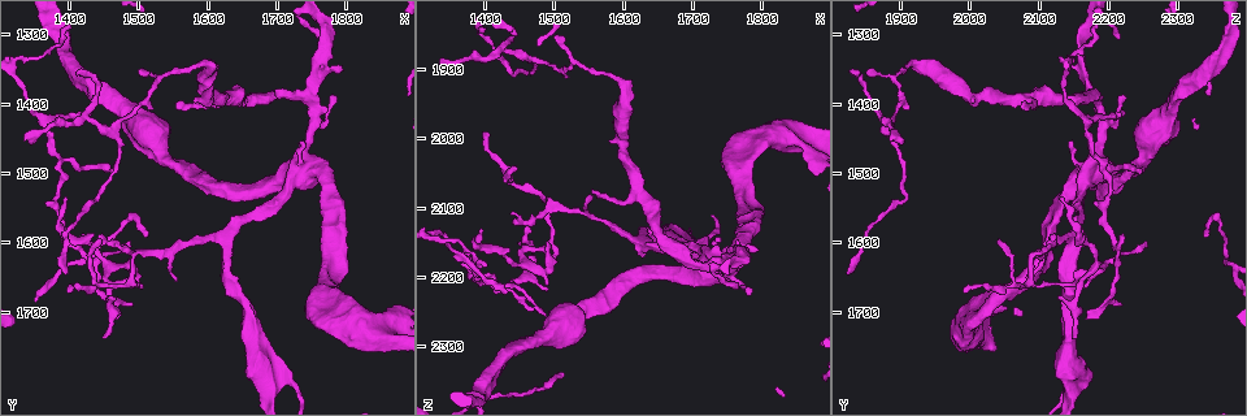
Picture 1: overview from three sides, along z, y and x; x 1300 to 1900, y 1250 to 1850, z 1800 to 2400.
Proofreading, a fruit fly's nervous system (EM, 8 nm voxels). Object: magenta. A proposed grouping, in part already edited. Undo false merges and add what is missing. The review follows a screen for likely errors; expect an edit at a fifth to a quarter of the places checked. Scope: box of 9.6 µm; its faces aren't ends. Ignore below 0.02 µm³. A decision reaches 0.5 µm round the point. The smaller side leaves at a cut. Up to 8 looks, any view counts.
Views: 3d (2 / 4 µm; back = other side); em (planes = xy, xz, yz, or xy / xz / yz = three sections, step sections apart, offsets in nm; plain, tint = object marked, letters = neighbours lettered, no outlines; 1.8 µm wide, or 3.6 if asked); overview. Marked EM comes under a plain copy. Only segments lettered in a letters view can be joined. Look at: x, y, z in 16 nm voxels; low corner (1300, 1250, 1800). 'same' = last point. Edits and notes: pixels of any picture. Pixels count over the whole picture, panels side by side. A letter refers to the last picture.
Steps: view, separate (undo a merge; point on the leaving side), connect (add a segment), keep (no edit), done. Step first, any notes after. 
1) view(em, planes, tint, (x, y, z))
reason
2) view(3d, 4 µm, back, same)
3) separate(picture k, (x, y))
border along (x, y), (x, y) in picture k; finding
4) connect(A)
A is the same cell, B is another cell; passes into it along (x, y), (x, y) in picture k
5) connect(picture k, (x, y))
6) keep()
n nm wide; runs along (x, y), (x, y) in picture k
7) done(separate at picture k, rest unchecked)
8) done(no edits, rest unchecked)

view(em, planes, letters, (1400, 1665, 1985))
tapers out

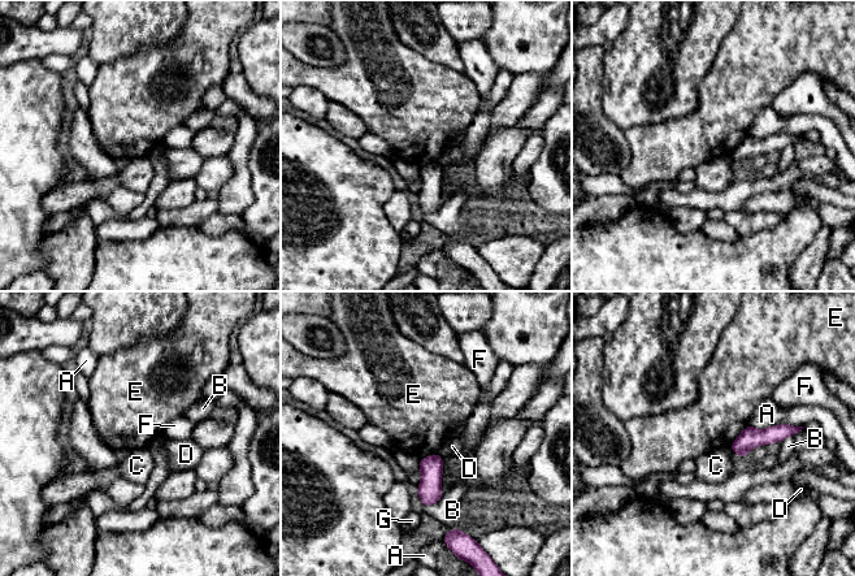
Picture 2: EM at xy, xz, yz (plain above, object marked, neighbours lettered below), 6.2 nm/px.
keep()
A, B, C, D, E, F and G are other cells; border along (749, 424), (729, 446) in picture 2; none of them fits

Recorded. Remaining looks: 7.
view(em, planes, tint, (1500, 1355, 1850))
thin end

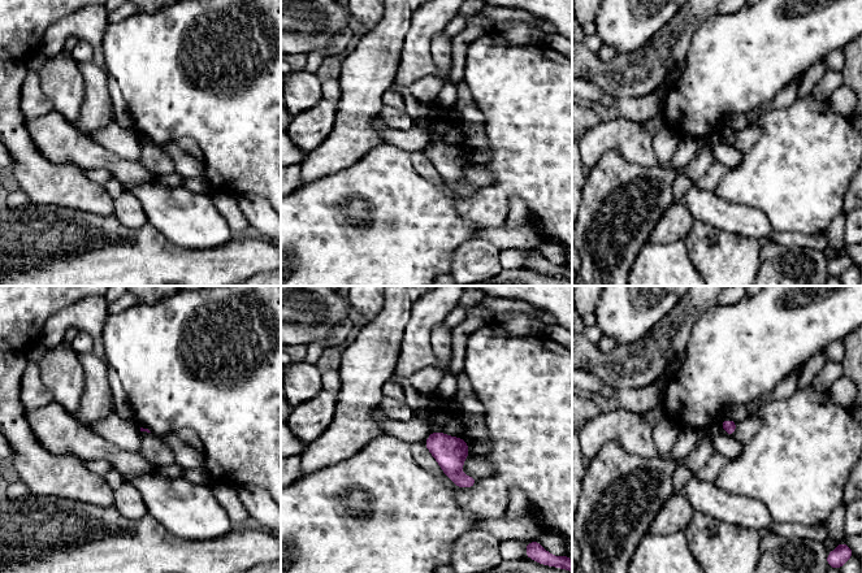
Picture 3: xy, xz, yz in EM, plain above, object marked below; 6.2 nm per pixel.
view(em, planes, letters, same)
what lies round it

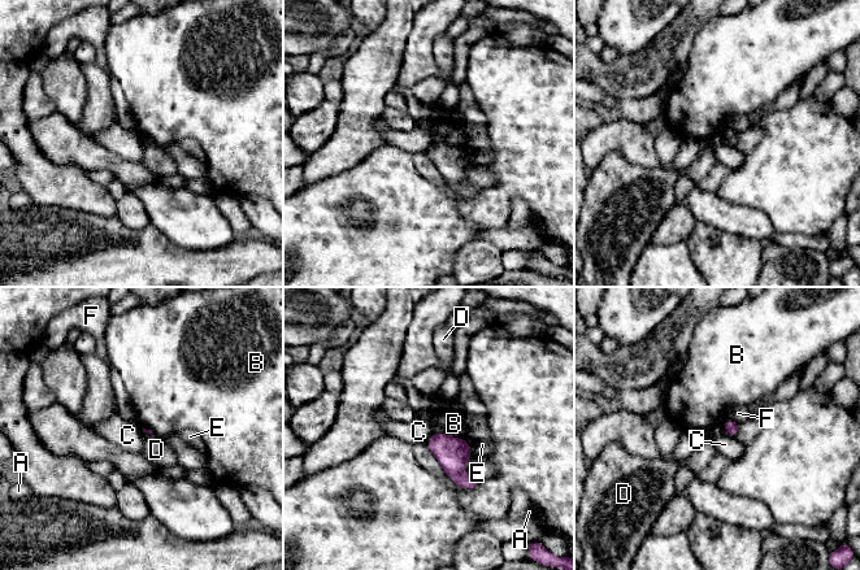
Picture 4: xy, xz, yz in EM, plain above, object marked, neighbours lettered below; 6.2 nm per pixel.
keep()
A, B, C, D, E and F are other cells; border along (722, 422), (722, 427), (735, 438) in picture 4; none of them fits

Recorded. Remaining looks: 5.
view(3d, 4 µm, (1750, 1410, 2190))
abrupt turn

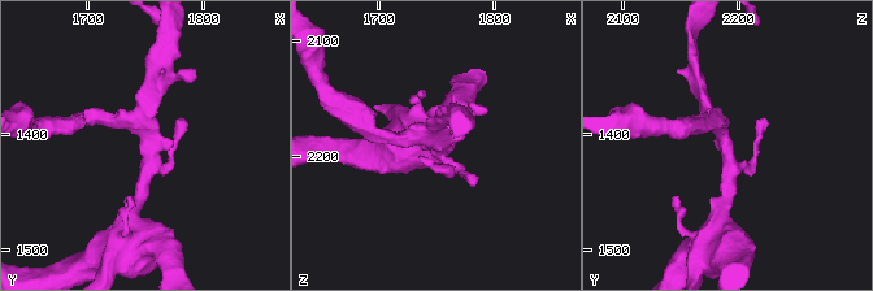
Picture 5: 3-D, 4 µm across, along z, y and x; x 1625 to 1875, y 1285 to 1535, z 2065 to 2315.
view(em, planes, letters, (1750, 1406, 2190))

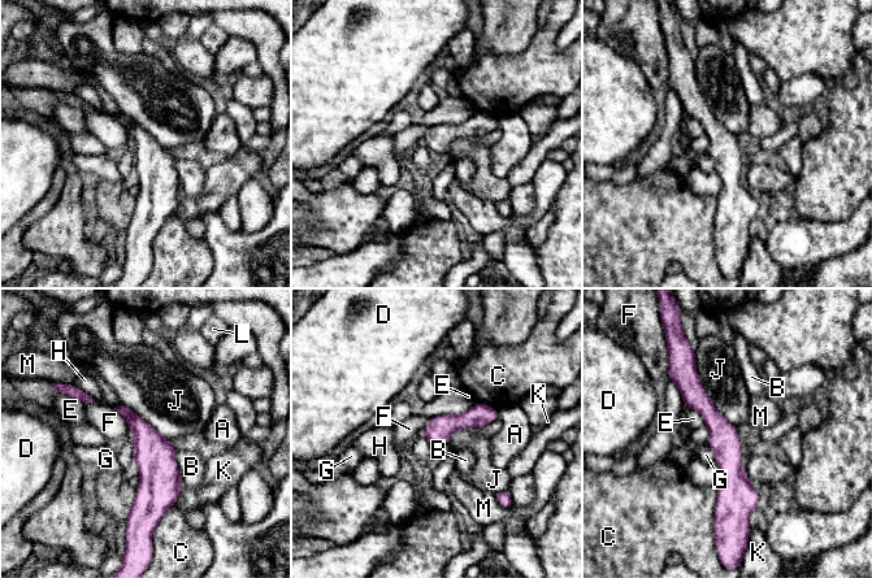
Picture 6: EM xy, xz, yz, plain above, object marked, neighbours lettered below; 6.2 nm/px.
keep()
A, B, C, D, E, F, G, H, J, K, L and M are other cells; border along (694, 352), (701, 386), (734, 427) in picture 6; all the same neuron

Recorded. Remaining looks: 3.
done(no edits, rest unchecked)

